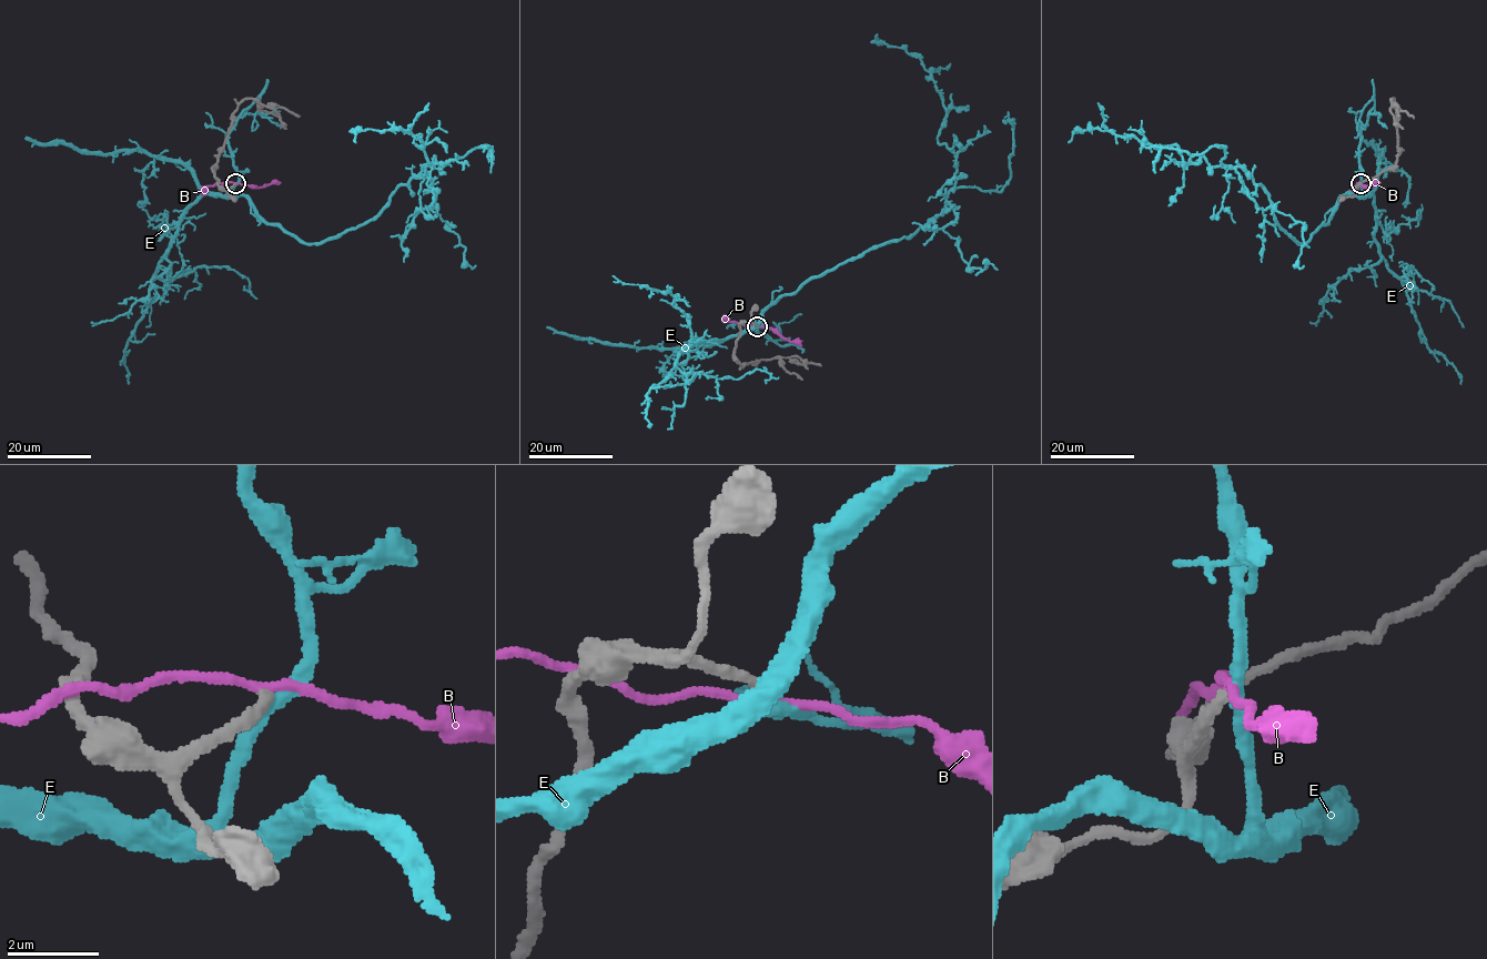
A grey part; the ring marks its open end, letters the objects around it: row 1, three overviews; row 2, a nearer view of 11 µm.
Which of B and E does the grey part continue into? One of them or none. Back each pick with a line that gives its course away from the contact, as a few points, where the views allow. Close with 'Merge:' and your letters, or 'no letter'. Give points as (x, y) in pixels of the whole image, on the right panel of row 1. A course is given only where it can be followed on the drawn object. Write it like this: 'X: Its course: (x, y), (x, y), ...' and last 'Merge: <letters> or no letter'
Merge: no letter

